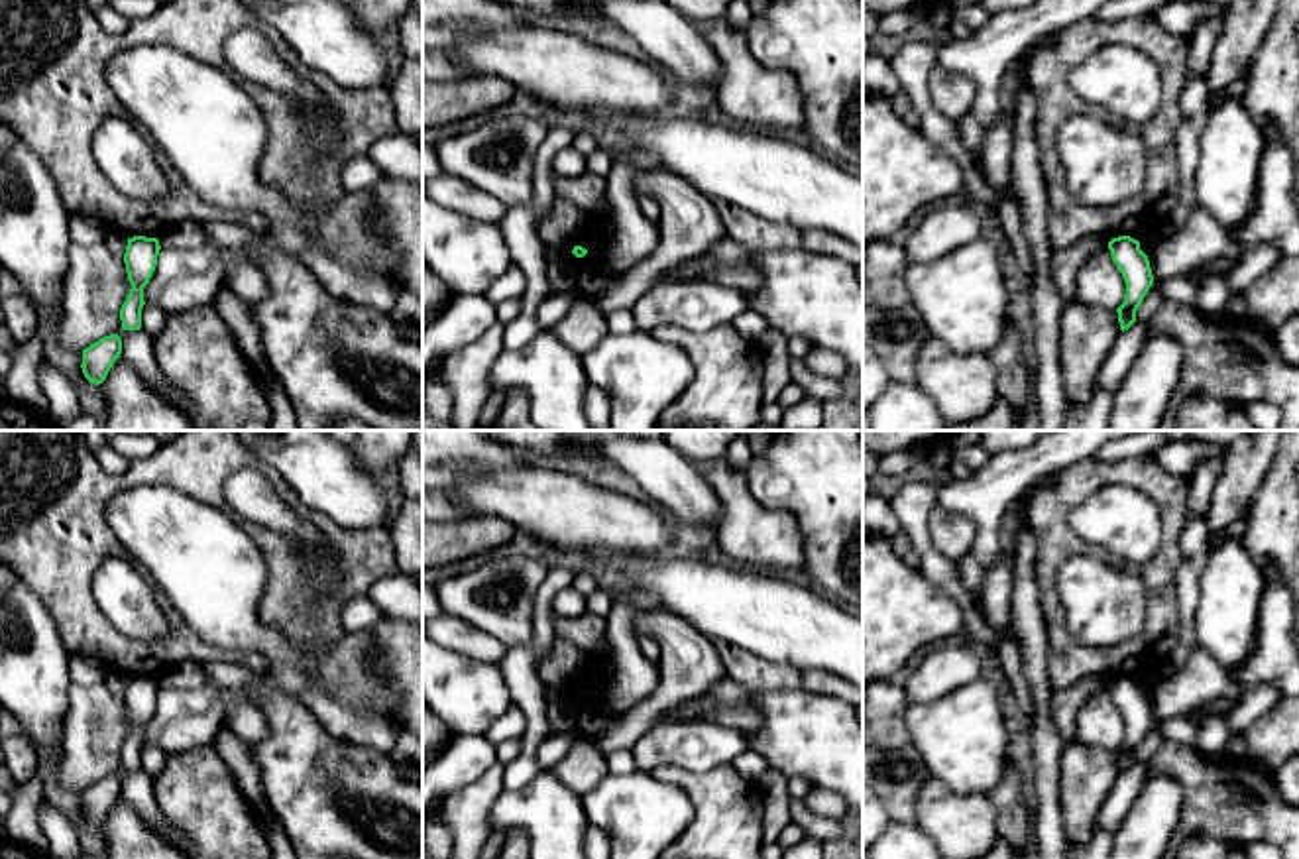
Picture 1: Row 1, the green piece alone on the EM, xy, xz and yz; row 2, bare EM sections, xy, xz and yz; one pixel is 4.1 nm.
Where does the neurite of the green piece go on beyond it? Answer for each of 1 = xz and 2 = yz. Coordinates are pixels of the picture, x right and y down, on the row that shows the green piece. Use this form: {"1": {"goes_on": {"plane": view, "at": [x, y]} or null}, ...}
{"1": {"goes_on": null}, "2": {"goes_on": null}}

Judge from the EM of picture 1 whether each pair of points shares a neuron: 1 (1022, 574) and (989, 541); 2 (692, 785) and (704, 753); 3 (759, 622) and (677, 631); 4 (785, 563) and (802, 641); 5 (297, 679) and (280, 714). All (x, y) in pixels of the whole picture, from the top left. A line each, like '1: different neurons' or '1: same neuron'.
1: different neurons
2: different neurons
3: different neurons
4: different neurons
5: different neurons

